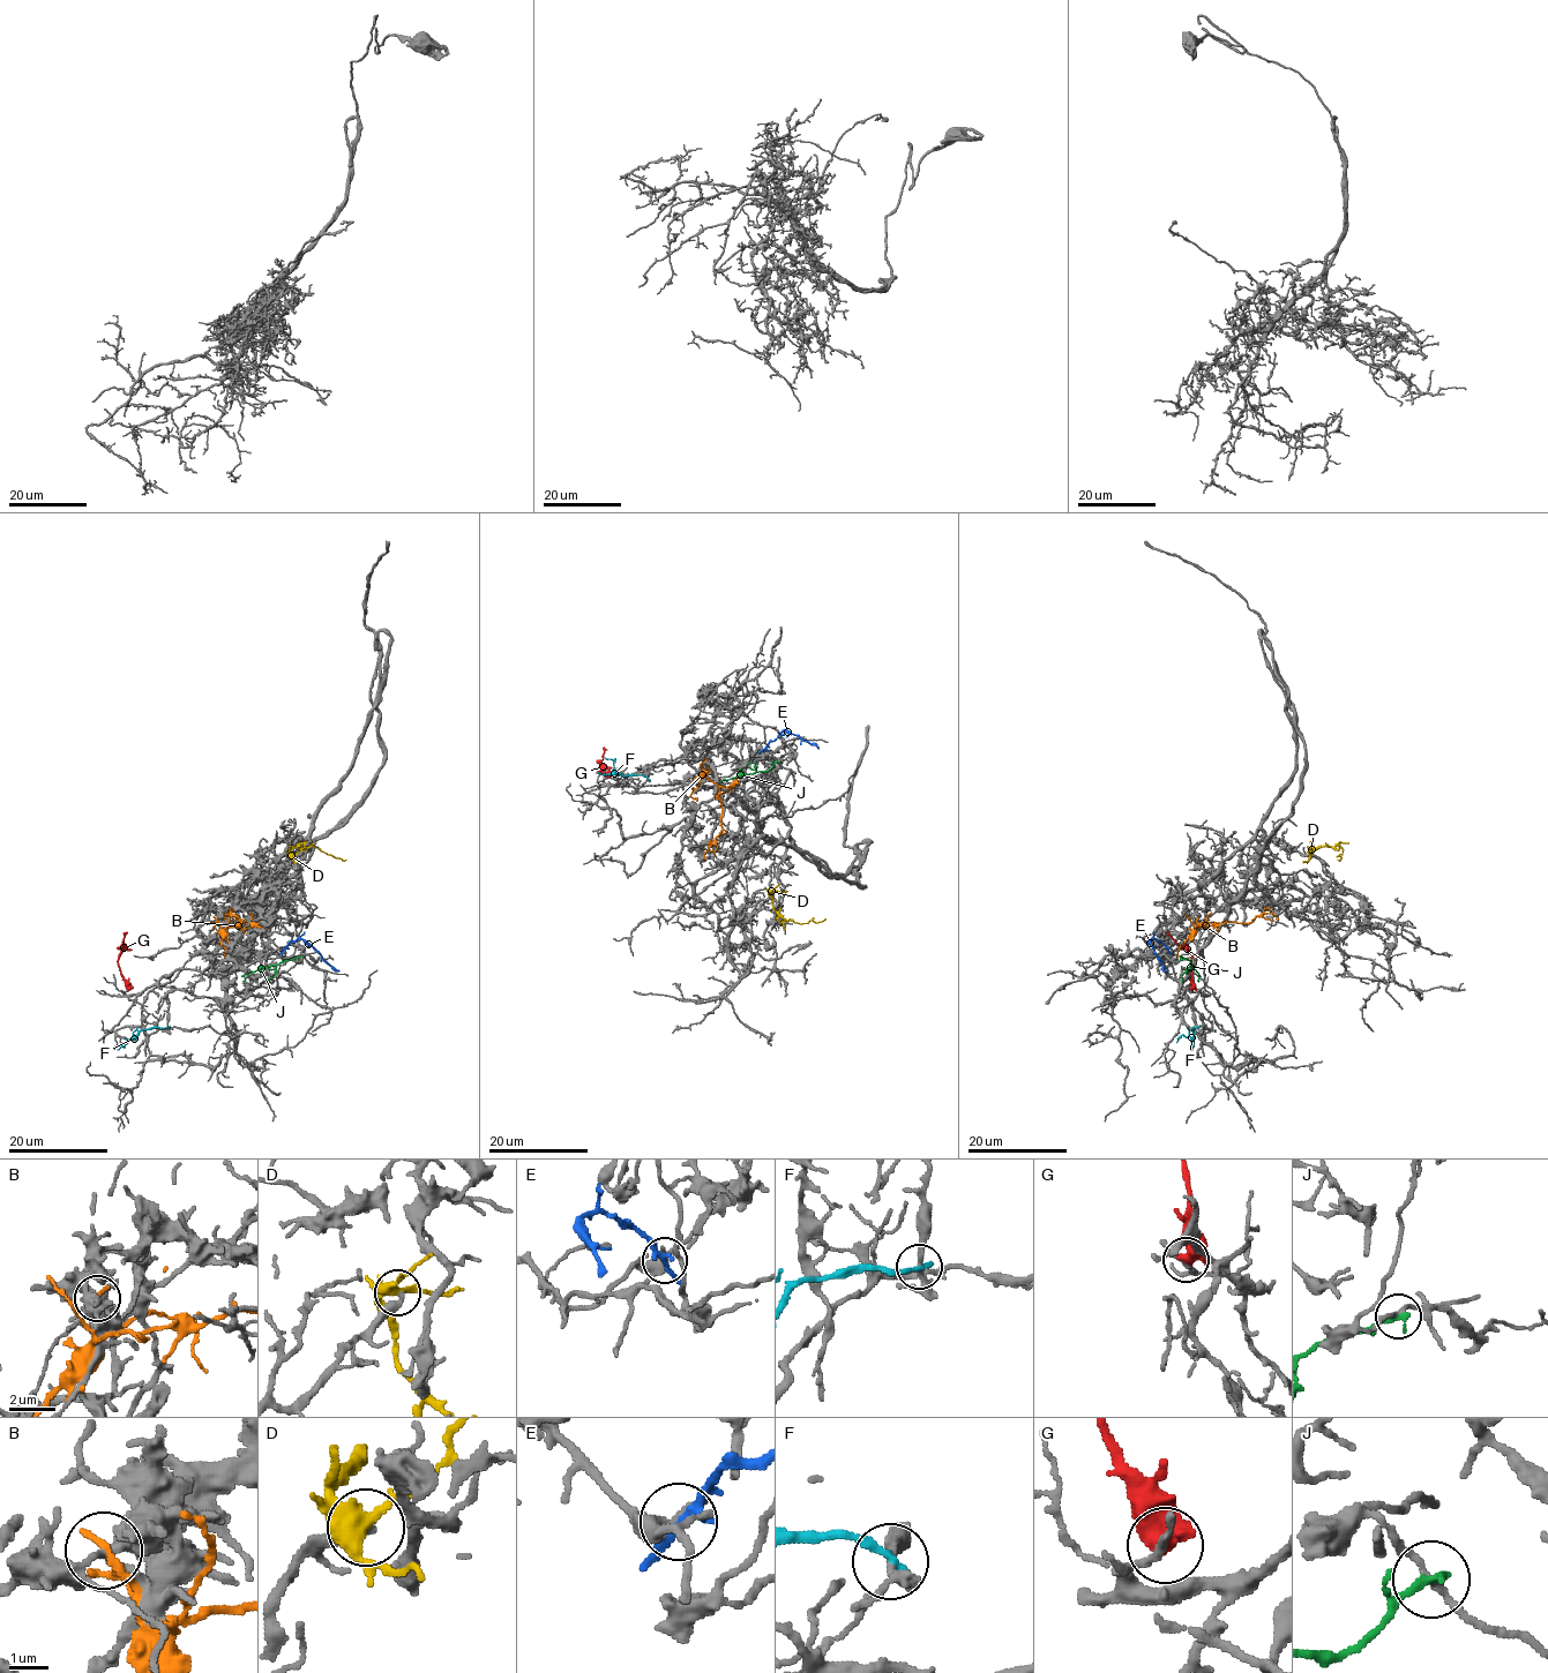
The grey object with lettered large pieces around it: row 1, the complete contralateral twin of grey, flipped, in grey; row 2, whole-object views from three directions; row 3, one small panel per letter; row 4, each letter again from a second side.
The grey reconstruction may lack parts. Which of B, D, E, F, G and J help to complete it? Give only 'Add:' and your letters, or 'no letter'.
Add: D

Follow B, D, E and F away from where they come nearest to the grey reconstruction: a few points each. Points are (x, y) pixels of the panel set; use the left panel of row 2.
B: (216, 918), (222, 929), (242, 923), (231, 914), (225, 915), (226, 918)
D: (293, 855), (289, 852), (293, 847), (303, 849), (314, 846), (346, 860)
E: (284, 948), (299, 938), (306, 940), (338, 969)
F: (166, 1027), (143, 1029), (126, 1042)

